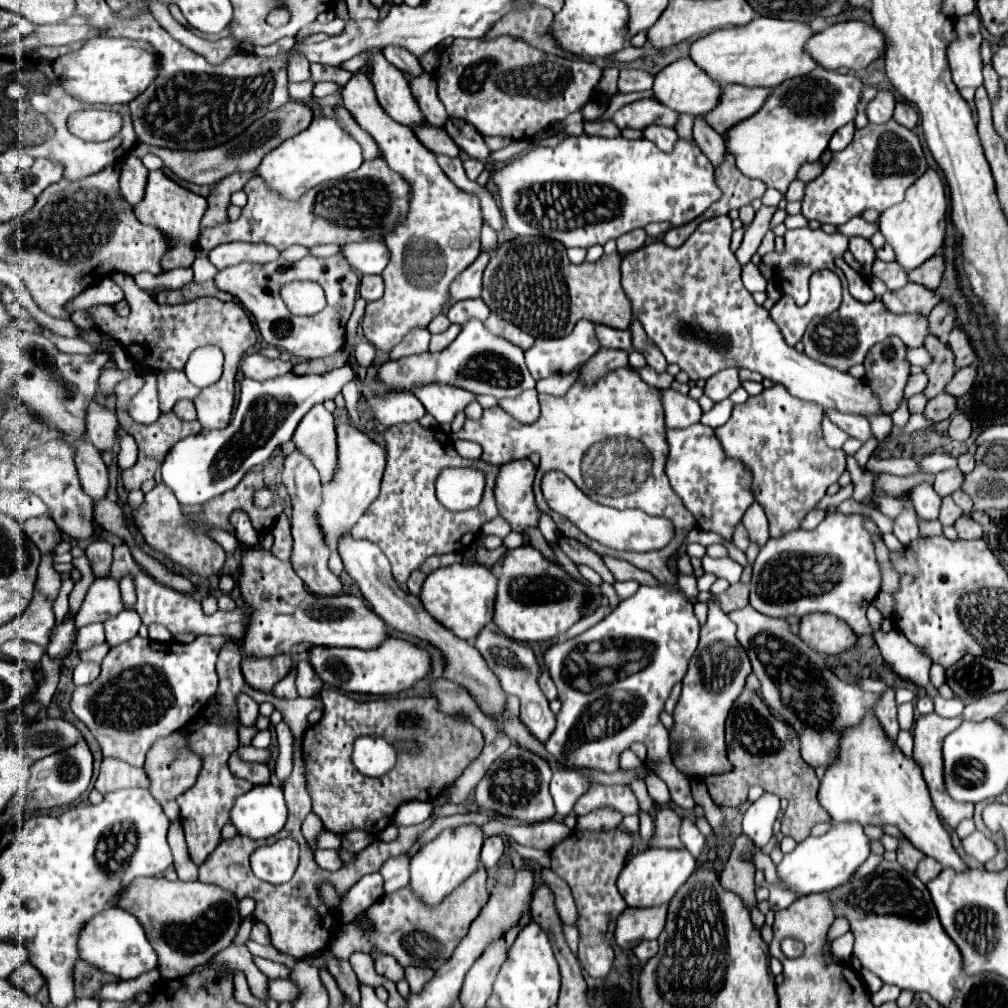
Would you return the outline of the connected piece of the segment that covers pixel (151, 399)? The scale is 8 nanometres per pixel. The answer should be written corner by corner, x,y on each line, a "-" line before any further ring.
148,371
144,375
146,385
142,387
142,391
132,399
130,405
130,413
134,421
140,423
150,423
156,421
160,417
160,403
158,403
158,373
156,371

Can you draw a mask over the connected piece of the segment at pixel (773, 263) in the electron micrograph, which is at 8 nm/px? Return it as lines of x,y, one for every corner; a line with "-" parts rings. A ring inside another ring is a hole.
802,227
802,229
786,231
784,239
786,239
784,249
780,253
772,251
772,253
764,255
762,261
764,261
764,265
768,265
772,269
774,279
776,279
778,287
782,289
782,293
790,295
798,305
806,305
806,301
808,301
808,279
814,271
832,269
840,275
840,269
834,265
834,259
836,259
836,255
840,257
848,249
848,237
844,237
840,233
828,235
822,229
814,231
814,229

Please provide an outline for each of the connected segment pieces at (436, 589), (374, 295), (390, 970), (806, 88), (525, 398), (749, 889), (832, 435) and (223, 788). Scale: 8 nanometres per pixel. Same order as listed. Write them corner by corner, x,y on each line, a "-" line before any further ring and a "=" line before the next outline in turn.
456,563
440,567
428,575
420,591
420,601
424,603
428,613
432,613
432,617
438,617
438,621
444,627
448,627
458,637
472,641
486,627
486,623
494,619
496,589
498,589
498,579
490,567
478,563
474,565
=
364,275
360,281
360,297
366,301
376,301
384,293
384,283
380,275
=
384,955
384,957
380,957
380,961
376,961
376,973
390,979
392,983
404,979
404,969
400,969
400,965
396,965
396,959
392,955
=
818,67
808,75
788,79
780,87
774,87
772,97
768,97
756,117
728,131
728,151
736,157
736,165
746,177
760,179
768,187
782,191
783,199
778,208
784,209
786,189
796,179
798,169
804,163
818,161
836,129
854,121
862,89
862,79
852,71
840,75
=
536,389
524,391
524,393
520,393
518,397
512,397
512,399
500,399
498,405
522,423
534,423
540,417
540,405
538,405
=
738,837
732,849
732,855
728,859
728,863
724,865
724,871
720,875
720,885
724,885
724,889
730,889
732,893
736,891
736,895
748,905
748,909
752,911
756,907
756,895
754,895
754,863
746,861
742,857
742,853
752,851
752,841
748,841
746,837
=
825,415
822,421
822,431
826,445
828,445
828,447
832,447
832,449
842,447
842,445
844,445
844,441
848,439
848,433
844,433
840,427
834,427
832,422
=
210,721
202,729
192,731
188,739
190,749
196,749
204,757
204,765
194,787
182,793
176,801
180,805
180,823
186,833
188,853
196,865
202,865
212,849
216,849
216,845
220,843
220,831
228,823
230,809
236,797
254,787
252,783
232,775
232,771
228,769
228,757
238,745
238,725
238,721
236,725
216,725

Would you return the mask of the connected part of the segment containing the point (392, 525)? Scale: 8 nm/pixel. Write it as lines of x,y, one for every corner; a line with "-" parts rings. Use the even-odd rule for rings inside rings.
416,421
414,423
400,423
400,425
394,425
394,427
386,429
384,431
384,441
386,441
386,447
384,447
386,449
386,469
384,469
384,479
382,479
382,491
380,491
378,499
368,507
368,511
360,517
360,521
354,525
352,537
354,539
368,539
368,541
376,543
384,551
384,555
388,557
396,583
404,585
408,581
410,573
416,571
430,555
452,553
452,551
460,553
464,549
470,549
470,545
478,539
478,535
482,531
482,525
498,517
498,507
496,507
496,499
494,499
494,485
496,485
496,477
498,477
500,467
490,465
488,461
482,461
482,465
478,465
472,459
460,457
458,451
454,449
450,437
442,429
422,427
-
468,465
488,469
486,497
484,497
482,505
478,505
476,509
472,509
468,513
452,513
438,503
438,499
434,495
434,481
436,481
440,469
444,469
444,467
468,467

